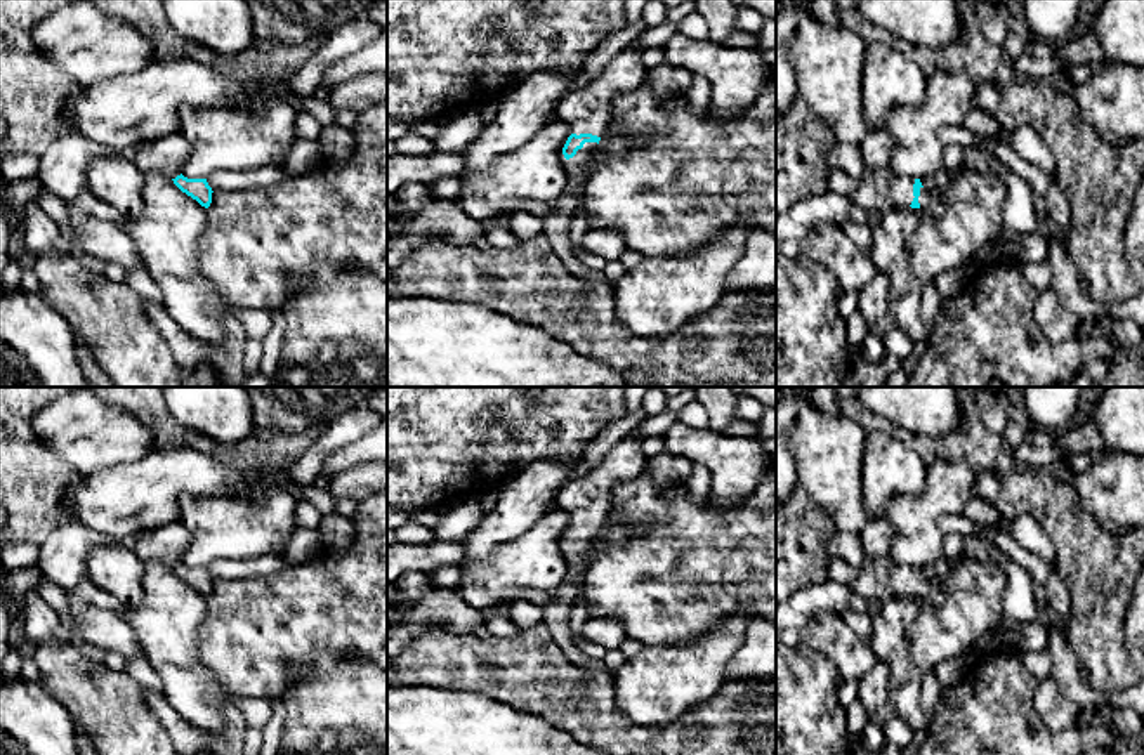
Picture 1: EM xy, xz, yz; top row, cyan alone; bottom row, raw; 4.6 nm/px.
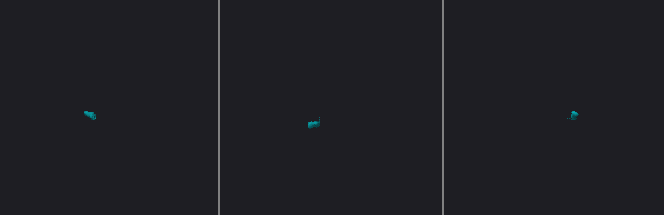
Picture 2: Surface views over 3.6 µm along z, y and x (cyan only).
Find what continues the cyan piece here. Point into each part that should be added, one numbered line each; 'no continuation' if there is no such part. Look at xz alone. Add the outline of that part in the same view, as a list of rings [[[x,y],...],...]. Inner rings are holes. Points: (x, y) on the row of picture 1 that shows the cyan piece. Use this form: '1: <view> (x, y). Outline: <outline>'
1: xz (587, 110). Outline: [[[634,42],[585,87],[564,94],[556,111],[557,120],[568,123],[576,135],[604,137],[611,121],[613,95],[642,85],[646,73],[642,50]]]
2: xz (556, 224). Outline: [[[585,142],[583,148],[568,160],[566,170],[569,174],[569,184],[562,196],[550,207],[550,213],[542,219],[543,233],[562,262],[575,259],[569,224],[582,207],[585,182],[594,163],[592,149],[595,146],[597,142]]]

